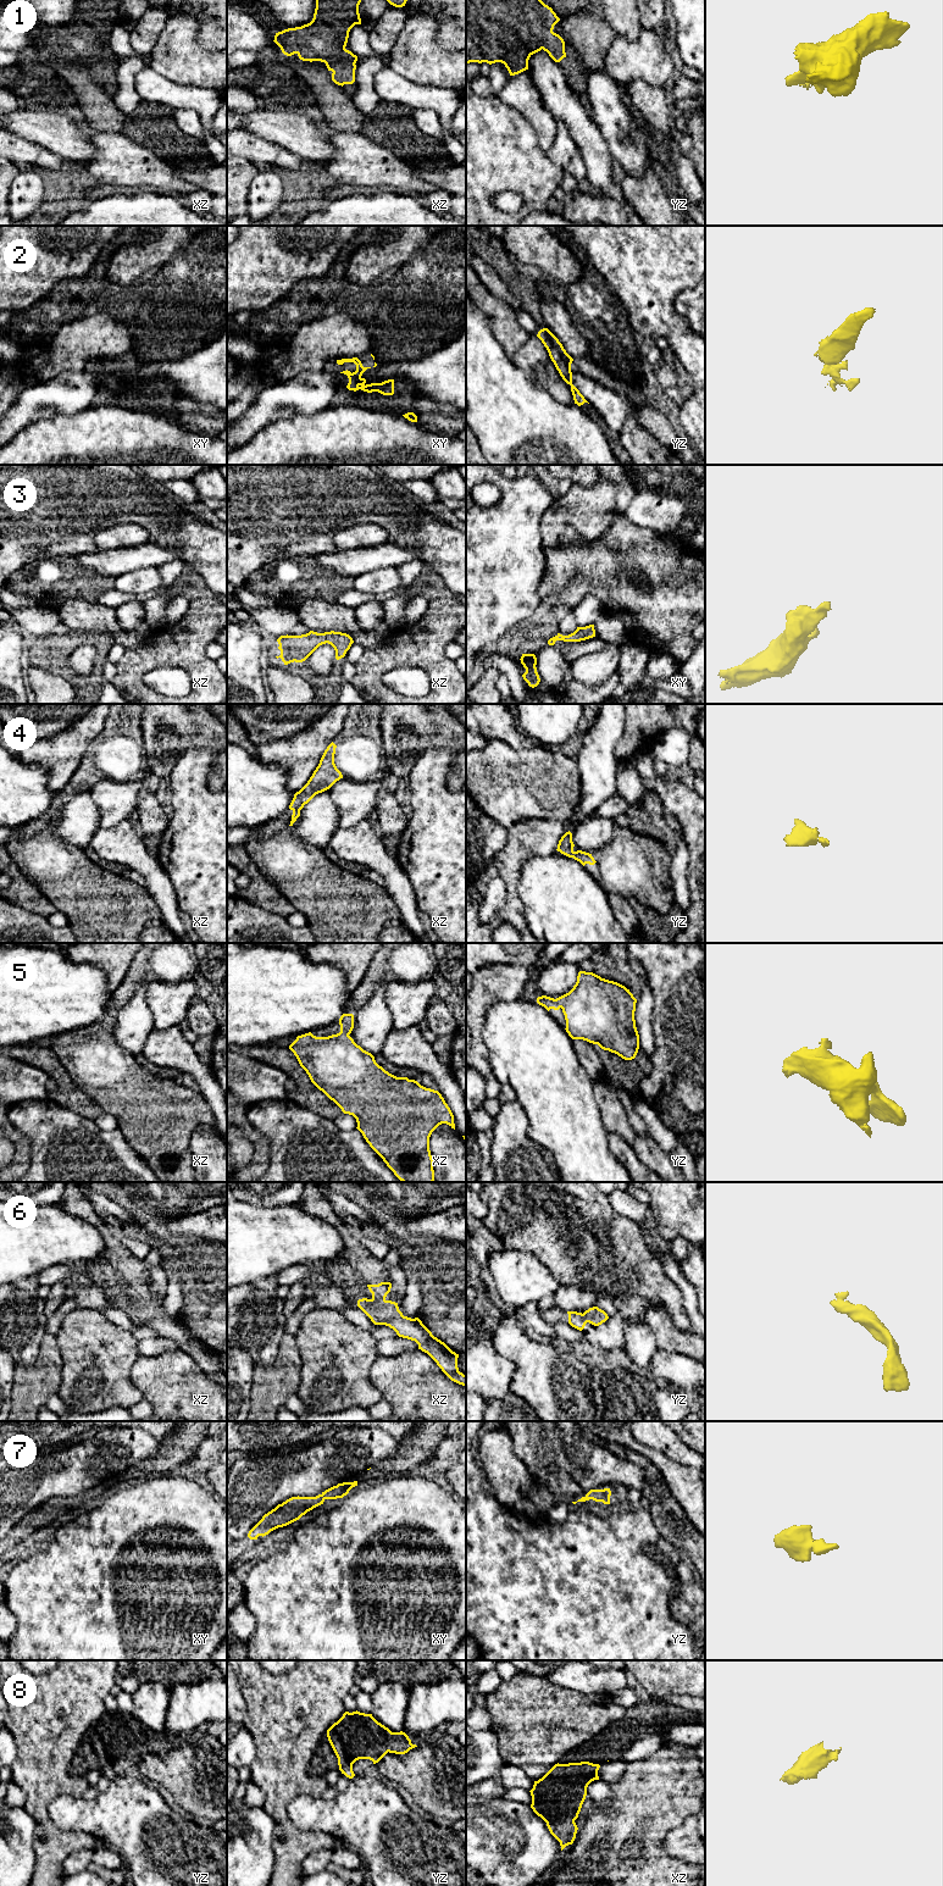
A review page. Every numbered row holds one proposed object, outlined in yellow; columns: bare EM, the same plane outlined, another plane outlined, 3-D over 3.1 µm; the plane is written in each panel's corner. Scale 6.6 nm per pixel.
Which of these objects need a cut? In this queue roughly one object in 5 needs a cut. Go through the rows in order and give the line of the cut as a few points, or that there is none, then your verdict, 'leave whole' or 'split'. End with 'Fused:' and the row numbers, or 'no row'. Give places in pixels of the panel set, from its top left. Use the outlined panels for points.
1: no cut; leave whole
2: no cut; leave whole
3: no cut; leave whole
4: no cut; leave whole
5: no cut; leave whole
6: no cut; leave whole
7: no cut; leave whole
8: no cut; leave whole
Fused: no row

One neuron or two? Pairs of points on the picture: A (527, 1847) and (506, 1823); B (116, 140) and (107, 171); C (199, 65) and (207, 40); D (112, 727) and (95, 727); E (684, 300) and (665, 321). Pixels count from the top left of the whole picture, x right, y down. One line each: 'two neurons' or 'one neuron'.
A: one neuron
B: one neuron
C: two neurons
D: two neurons
E: two neurons

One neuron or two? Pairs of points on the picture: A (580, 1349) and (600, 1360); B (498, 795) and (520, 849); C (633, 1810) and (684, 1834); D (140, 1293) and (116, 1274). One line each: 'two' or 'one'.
A: one
B: two
C: two
D: one

